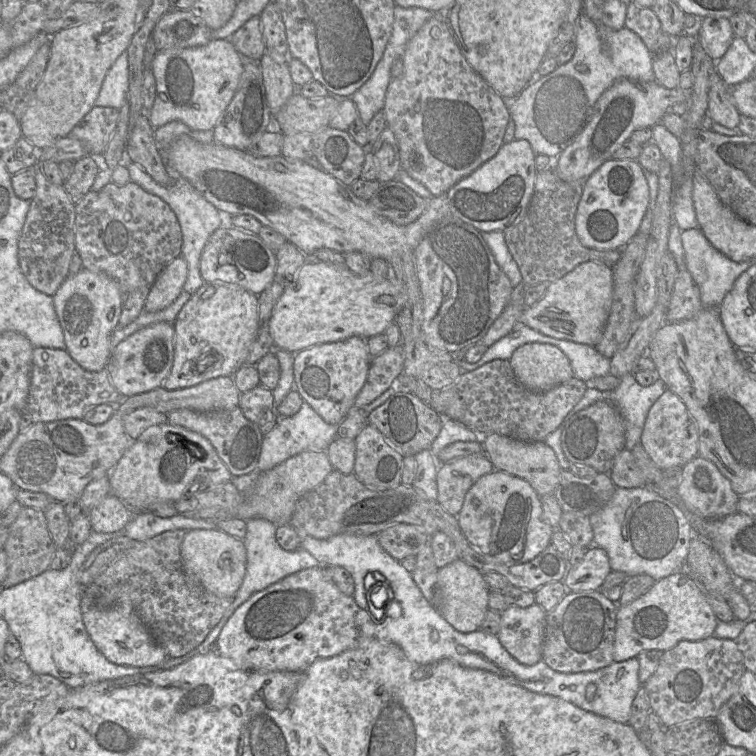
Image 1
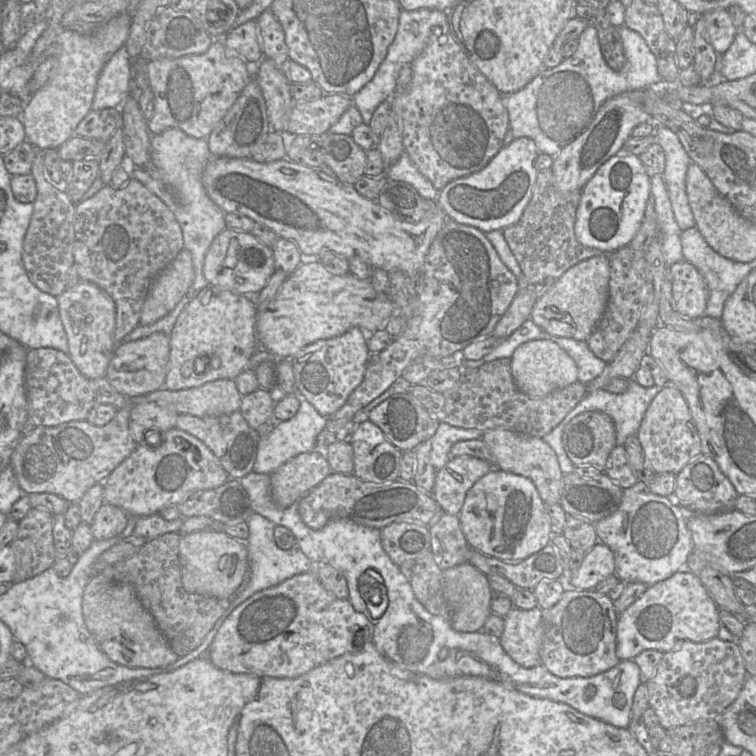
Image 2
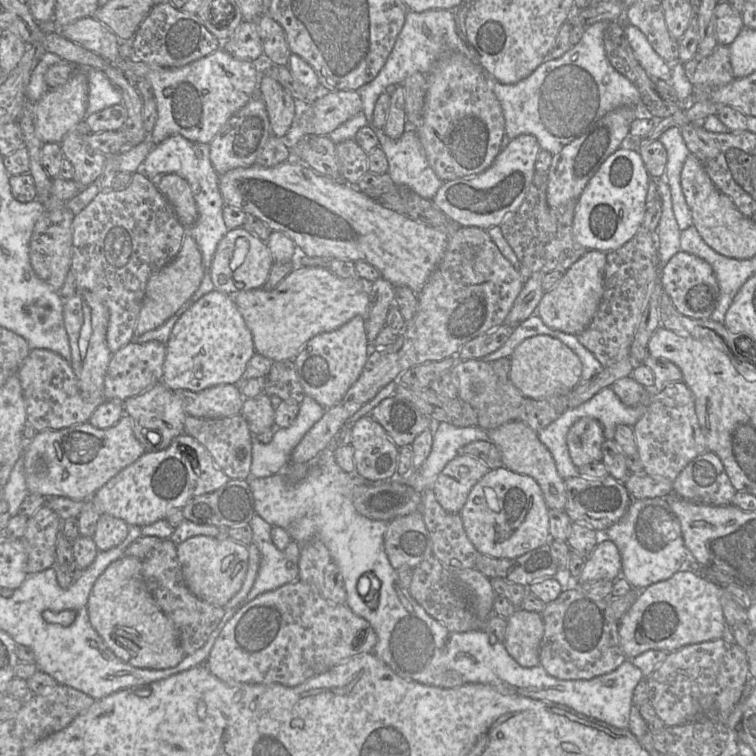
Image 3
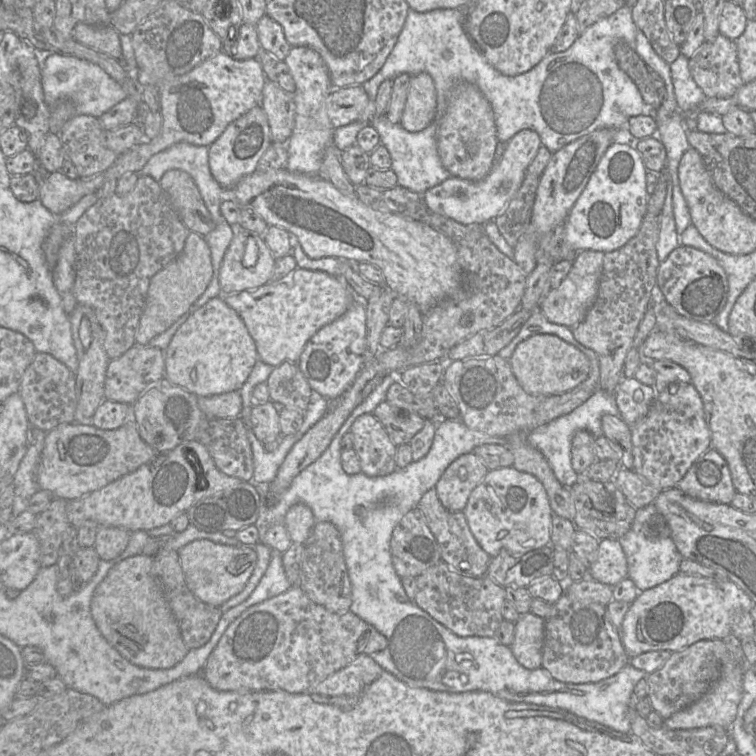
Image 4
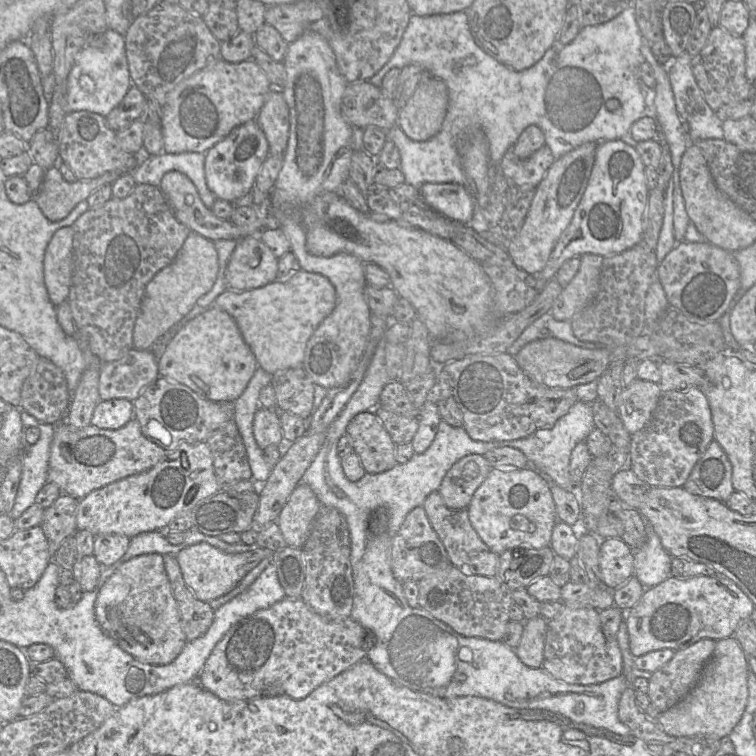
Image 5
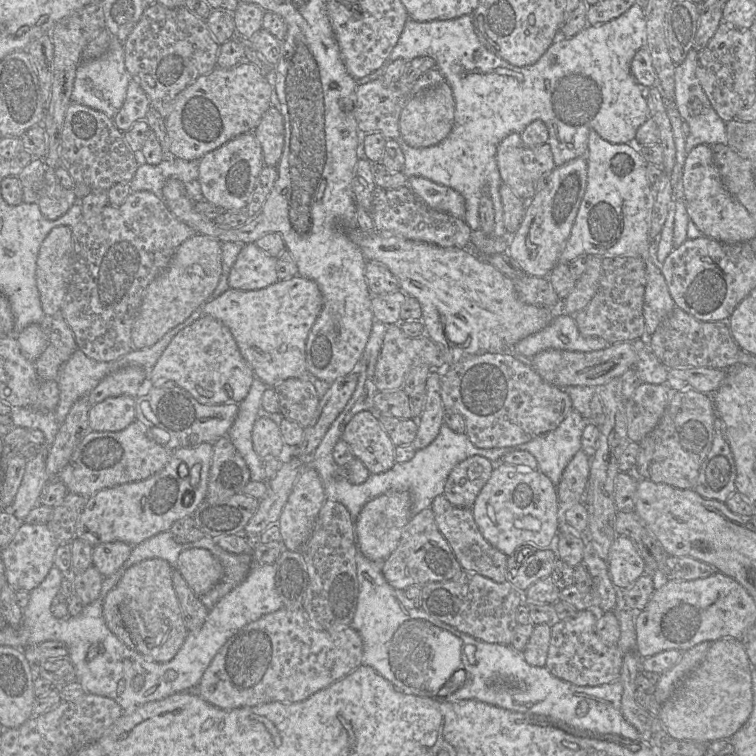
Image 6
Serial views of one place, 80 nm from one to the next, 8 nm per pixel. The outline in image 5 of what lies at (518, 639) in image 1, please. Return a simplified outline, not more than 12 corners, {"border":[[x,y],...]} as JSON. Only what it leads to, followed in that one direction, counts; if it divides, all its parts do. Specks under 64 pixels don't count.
{"border":[[524,620],[514,650],[528,667],[543,665],[546,622]]}

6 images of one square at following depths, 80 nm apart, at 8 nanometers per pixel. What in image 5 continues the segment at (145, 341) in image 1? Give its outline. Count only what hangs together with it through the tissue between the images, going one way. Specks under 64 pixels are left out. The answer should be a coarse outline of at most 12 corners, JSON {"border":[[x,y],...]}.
{"border":[[132,348],[103,363],[99,396],[134,402],[160,377],[158,357]]}

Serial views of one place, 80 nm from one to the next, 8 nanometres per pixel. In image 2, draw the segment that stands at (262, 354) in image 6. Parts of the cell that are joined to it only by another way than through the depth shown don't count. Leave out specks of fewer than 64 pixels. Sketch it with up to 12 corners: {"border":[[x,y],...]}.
{"border":[[301,263],[257,306],[258,347],[291,359],[394,313],[370,279]]}

